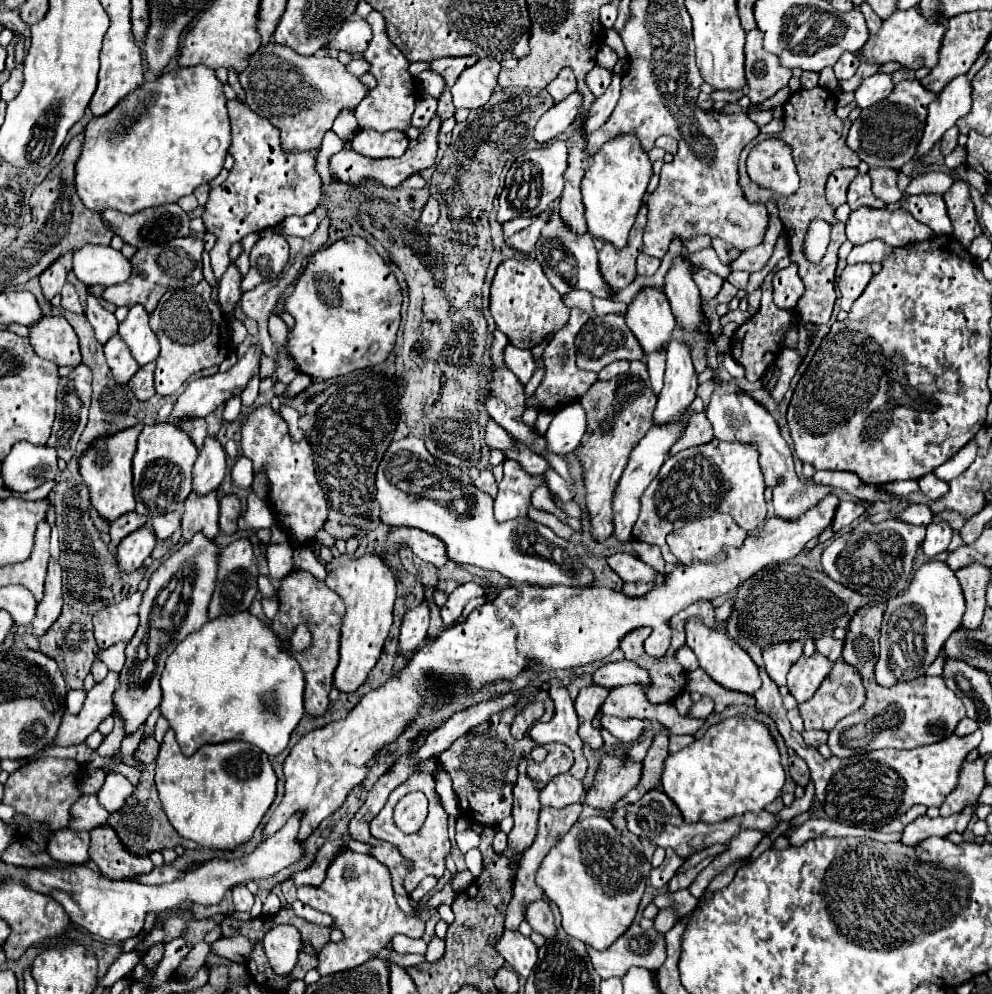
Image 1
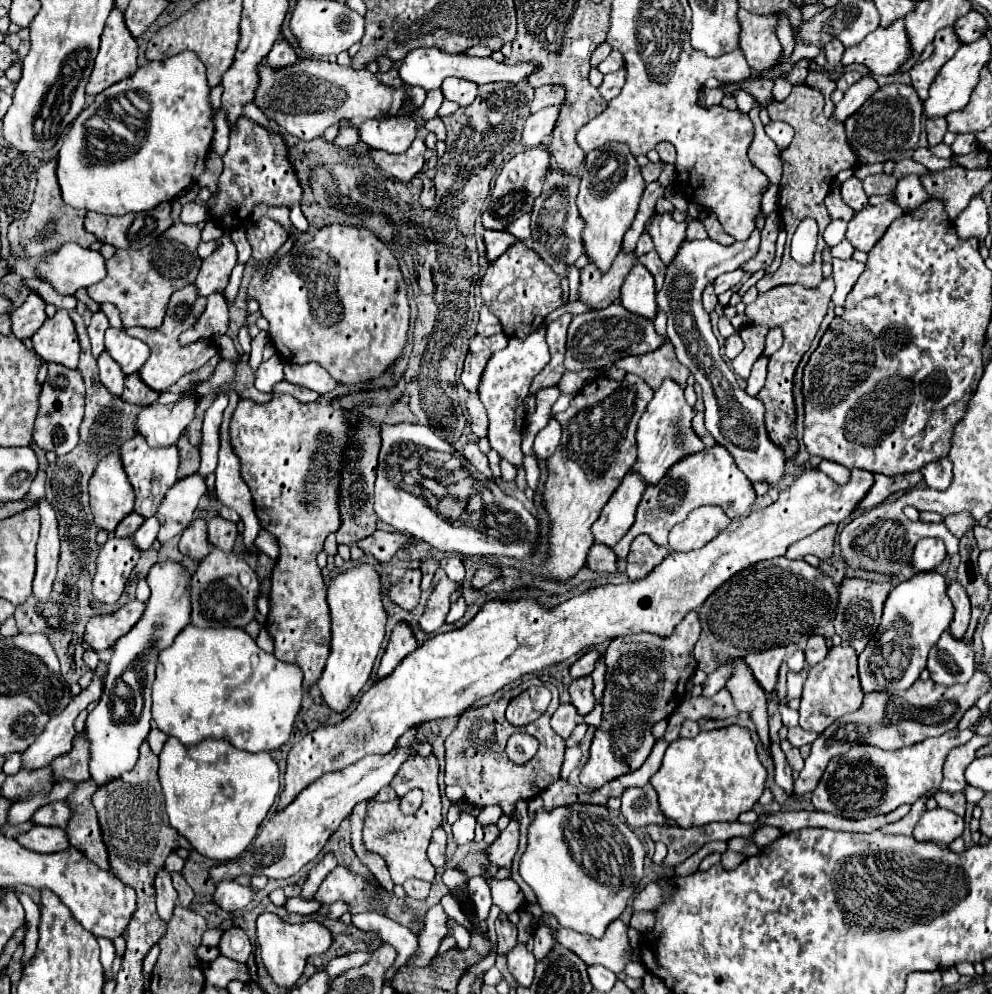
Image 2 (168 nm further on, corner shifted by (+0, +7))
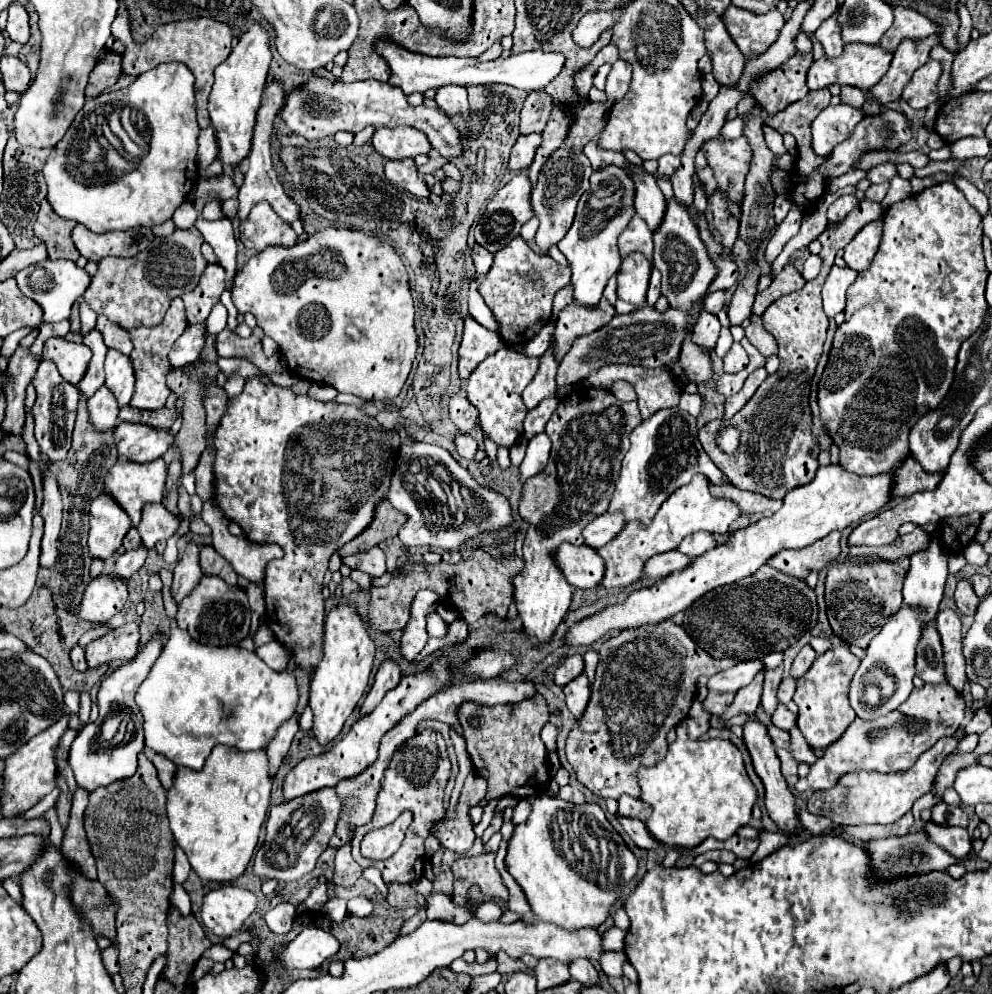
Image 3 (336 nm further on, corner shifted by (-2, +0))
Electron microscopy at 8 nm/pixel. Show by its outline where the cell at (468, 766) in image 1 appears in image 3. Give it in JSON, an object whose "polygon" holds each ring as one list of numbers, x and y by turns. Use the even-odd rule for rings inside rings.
{"polygon":[[540,693,520,703,494,707,464,703,464,707,460,707,458,721,464,731,470,759,476,767,476,773,482,775,488,783,488,791,486,797,480,801,480,807,486,807,490,799,500,799,508,795,518,799,530,799,548,789,552,771,548,765,546,745,540,739,540,731,548,723,548,717,548,703],[538,769,542,769,542,779,536,779]]}

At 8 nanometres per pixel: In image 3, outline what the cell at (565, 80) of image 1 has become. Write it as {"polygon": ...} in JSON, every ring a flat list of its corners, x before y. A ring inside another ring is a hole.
{"polygon":[[532,91,522,107,520,113,520,133,534,133,534,131,544,131,550,113,554,109,554,101,546,91]]}

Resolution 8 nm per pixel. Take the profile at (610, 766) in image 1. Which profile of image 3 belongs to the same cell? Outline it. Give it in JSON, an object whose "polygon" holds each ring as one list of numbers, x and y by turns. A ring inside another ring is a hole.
{"polygon":[[664,621,656,627,622,631,616,637,608,639,600,649,600,663,596,671,596,681,592,685,590,703,584,711,584,717,570,731,566,743,566,757,576,771,578,783,582,783,586,789,602,799,618,799,624,793,640,797,638,769,642,765,652,767,664,759,668,751,666,733,688,715,688,709,696,695,698,677,710,677,712,673,718,673,730,665,734,665,732,659,712,659,692,641,686,629,682,625,676,625,674,621]]}

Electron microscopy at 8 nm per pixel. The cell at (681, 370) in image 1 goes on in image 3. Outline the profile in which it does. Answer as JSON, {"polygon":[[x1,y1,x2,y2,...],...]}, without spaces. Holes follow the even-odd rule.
{"polygon":[[678,407,662,409,644,419,630,435,630,451,624,457,620,479,616,483,616,491,612,497,612,507,608,511,624,511,626,521,638,519,642,525,652,521,652,515,660,509,660,505,668,499,672,491,686,485,692,475,702,473,710,477,714,485,732,485,726,475,712,463,698,441,696,417]]}

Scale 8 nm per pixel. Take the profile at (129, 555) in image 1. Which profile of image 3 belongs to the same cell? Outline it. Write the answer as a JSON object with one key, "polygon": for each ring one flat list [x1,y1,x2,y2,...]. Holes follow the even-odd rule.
{"polygon":[[102,573,90,581,82,605,80,617,86,621,106,623,110,617,122,611,128,601,128,581,112,577,110,573]]}

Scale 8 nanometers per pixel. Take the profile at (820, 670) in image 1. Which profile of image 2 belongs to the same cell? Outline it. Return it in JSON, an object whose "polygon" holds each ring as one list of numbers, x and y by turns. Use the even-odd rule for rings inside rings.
{"polygon":[[808,666,800,672,800,674,794,674,794,672,788,672,788,700,792,698,800,698,802,694,802,682,806,680,806,672,808,672]]}

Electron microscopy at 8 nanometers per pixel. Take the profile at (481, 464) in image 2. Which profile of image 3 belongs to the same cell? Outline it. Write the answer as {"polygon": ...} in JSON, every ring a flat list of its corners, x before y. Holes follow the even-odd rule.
{"polygon":[[458,435,454,443,456,443,456,451,458,451,460,457,464,457,468,461,474,461,474,455,476,455,478,447,476,447,476,441,474,441,472,435]]}

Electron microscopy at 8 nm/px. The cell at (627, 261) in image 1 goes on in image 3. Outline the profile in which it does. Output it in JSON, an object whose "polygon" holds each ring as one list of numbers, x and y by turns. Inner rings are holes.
{"polygon":[[600,299,600,303,596,307,584,307,578,303,570,303,568,307,564,307,556,319,556,359,560,361,568,349,572,347,572,341,580,335,588,335,600,327,604,327,604,323,608,323,608,319,612,319,612,315,616,315,614,307,610,305,608,299]]}

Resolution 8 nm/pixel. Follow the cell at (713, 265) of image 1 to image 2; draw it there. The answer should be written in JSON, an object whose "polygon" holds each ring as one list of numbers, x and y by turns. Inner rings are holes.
{"polygon":[[692,220,692,222,688,224,686,236,688,236,690,240,704,240,704,238,708,238,708,234,706,234,706,230,704,230,704,224,702,224,700,220]]}

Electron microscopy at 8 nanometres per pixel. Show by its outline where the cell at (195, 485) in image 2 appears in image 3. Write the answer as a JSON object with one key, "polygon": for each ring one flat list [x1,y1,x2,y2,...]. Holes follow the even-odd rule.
{"polygon":[[160,505,144,507,144,519,136,527,142,535,142,541,152,549,158,541,168,541,180,529,180,517,170,513,168,509,160,509]]}

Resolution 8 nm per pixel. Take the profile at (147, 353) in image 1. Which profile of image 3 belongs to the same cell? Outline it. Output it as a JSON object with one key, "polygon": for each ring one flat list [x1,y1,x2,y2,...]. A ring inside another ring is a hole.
{"polygon":[[108,349,106,355,106,385,108,389,116,395,120,407,128,405,132,395,134,395,134,363,128,355,116,351,116,349]]}

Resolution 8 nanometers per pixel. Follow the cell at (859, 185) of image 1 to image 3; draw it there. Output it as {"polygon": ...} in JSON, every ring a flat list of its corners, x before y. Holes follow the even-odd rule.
{"polygon":[[842,195,838,197,830,207,828,207,828,221,834,223,834,221,840,221,844,219,852,209,858,207,858,199,856,195]]}

